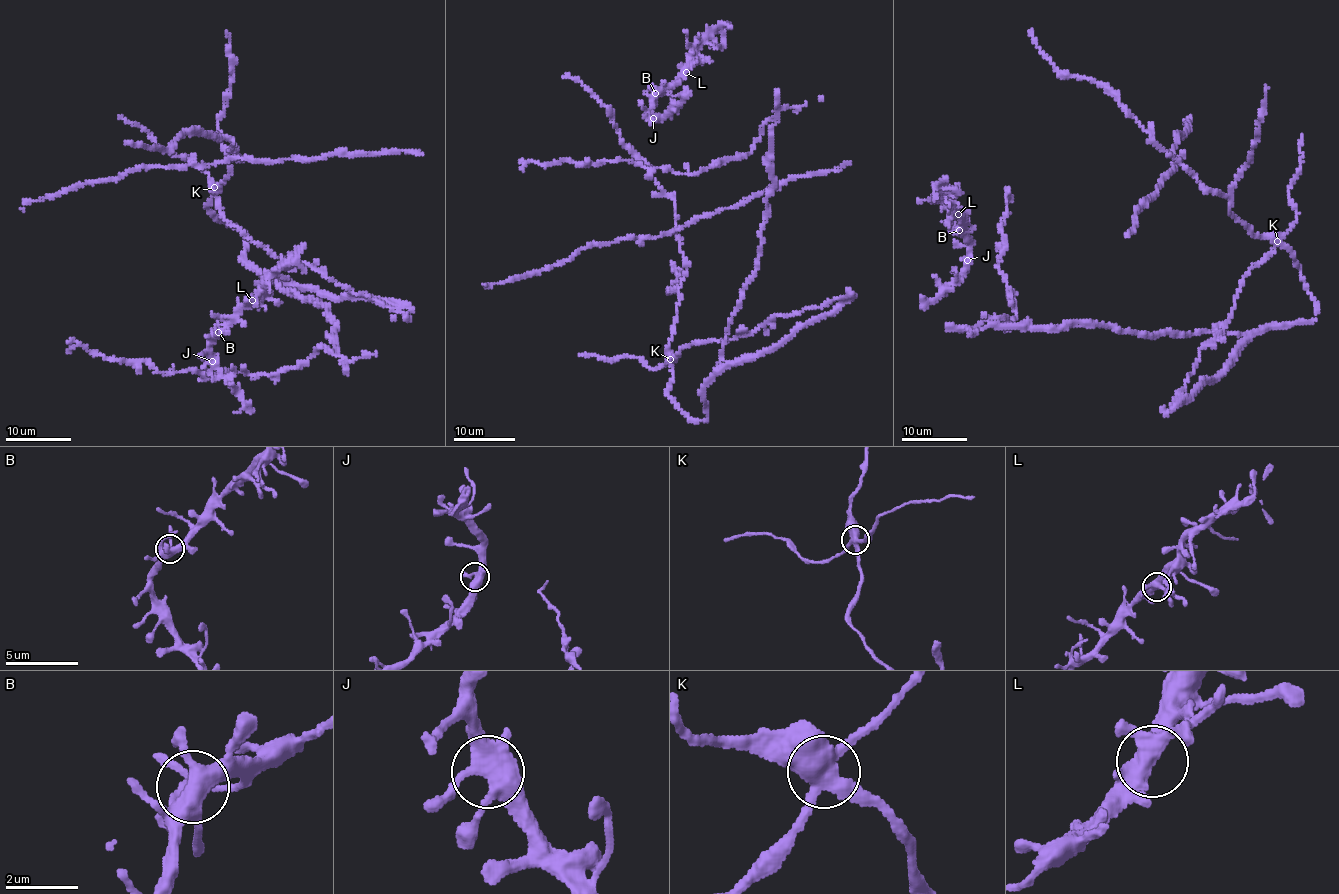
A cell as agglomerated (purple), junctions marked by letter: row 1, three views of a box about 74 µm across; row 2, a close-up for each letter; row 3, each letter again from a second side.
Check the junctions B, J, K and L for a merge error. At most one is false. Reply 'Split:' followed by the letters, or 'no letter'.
Split: K

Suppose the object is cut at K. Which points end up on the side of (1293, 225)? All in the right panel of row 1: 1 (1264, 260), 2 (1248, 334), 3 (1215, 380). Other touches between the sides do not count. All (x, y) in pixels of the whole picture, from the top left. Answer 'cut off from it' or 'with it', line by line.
1: with it
2: cut off from it
3: cut off from it

